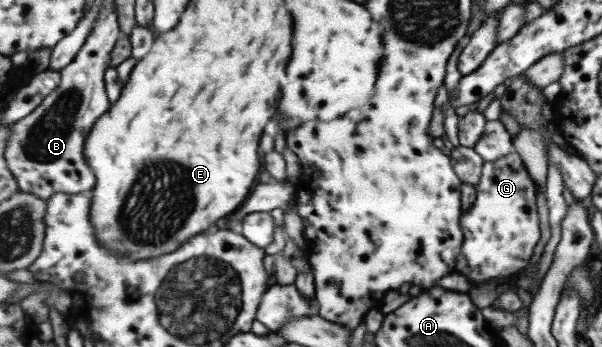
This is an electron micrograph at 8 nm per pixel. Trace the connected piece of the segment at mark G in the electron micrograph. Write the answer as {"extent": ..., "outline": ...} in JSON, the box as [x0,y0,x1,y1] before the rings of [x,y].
{"extent":[457,151,541,280],"outline":[[[515,151],[498,162],[485,162],[482,178],[479,186],[477,201],[473,208],[463,210],[462,226],[466,234],[466,242],[457,256],[457,270],[470,280],[491,280],[491,278],[509,278],[511,272],[517,274],[529,264],[535,246],[541,240],[541,226],[539,226],[539,214],[537,214],[537,188],[530,172],[524,167],[521,155]]]}

